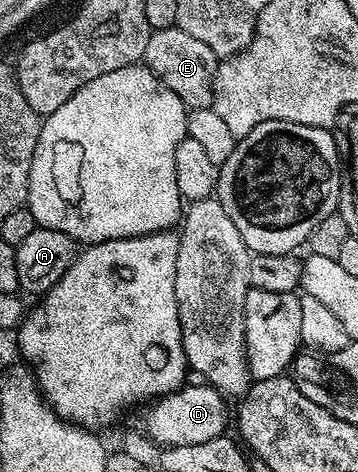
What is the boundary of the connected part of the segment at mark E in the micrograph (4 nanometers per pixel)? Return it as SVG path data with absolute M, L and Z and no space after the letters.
M177 26L153 31L150 41L146 41L146 53L142 60L143 66L150 68L189 109L211 107L217 62L218 57L208 46Z

